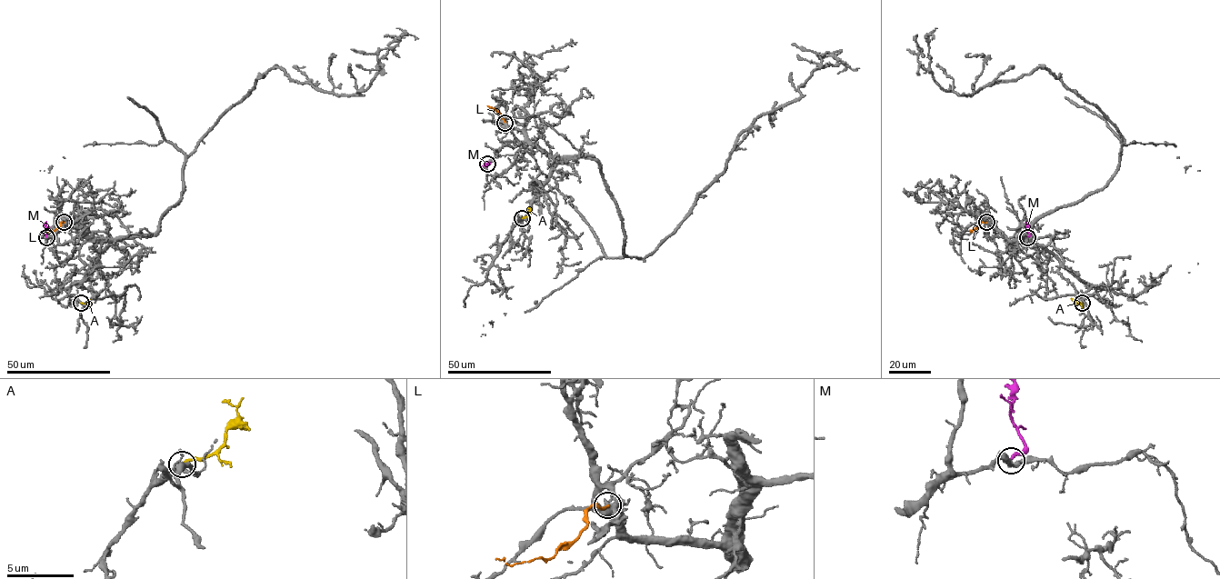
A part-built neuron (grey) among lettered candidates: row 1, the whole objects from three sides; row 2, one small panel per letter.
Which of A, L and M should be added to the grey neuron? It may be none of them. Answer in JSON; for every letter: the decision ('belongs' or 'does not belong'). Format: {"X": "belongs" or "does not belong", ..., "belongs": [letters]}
{"A": "belongs", "L": "does not belong", "M": "belongs", "belongs": ["A", "M"]}

